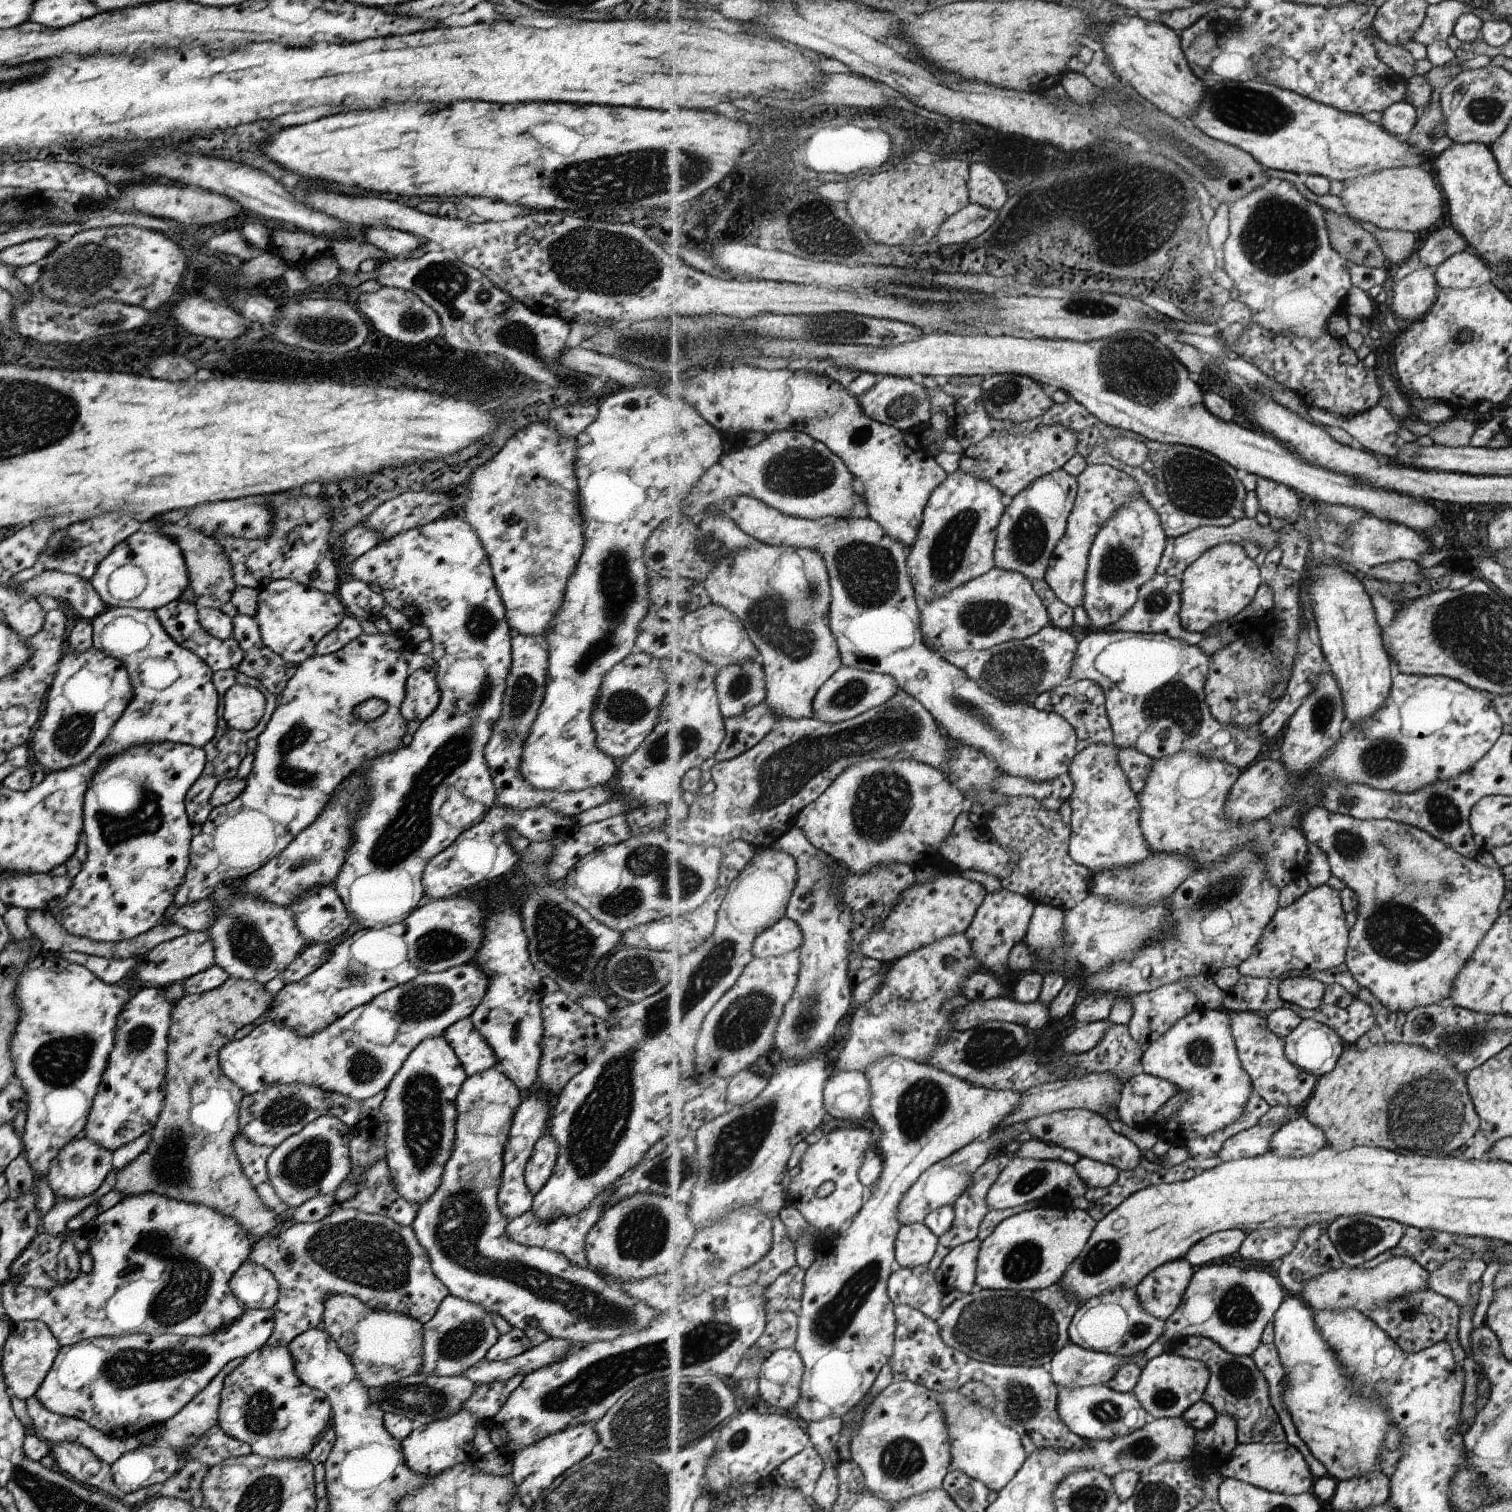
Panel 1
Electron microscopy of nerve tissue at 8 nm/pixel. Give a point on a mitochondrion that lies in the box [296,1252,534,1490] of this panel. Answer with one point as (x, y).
(429, 1402)

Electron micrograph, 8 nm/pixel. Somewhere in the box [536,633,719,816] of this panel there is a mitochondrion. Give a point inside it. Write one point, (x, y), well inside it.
(624, 706)

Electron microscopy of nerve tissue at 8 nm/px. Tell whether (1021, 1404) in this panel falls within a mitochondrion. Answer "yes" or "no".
yes

